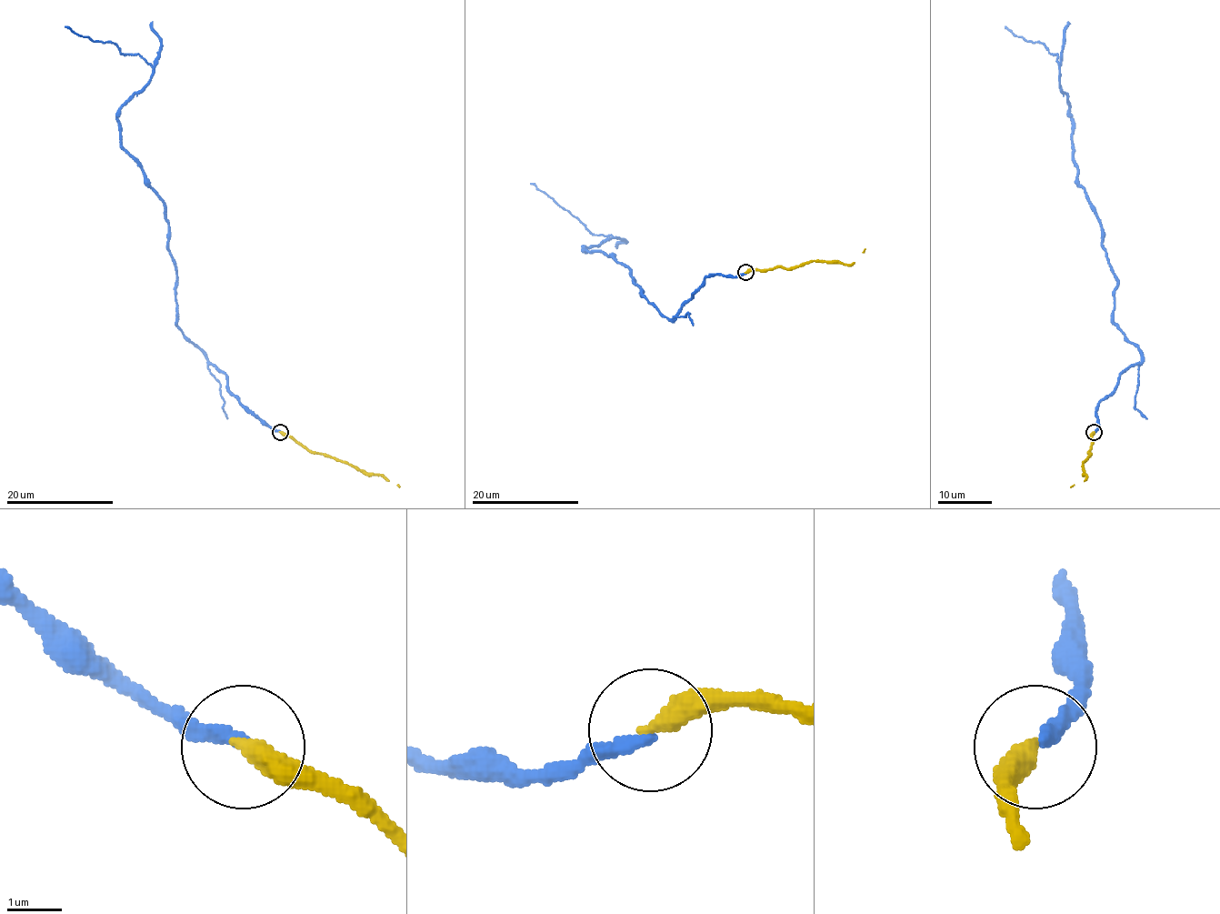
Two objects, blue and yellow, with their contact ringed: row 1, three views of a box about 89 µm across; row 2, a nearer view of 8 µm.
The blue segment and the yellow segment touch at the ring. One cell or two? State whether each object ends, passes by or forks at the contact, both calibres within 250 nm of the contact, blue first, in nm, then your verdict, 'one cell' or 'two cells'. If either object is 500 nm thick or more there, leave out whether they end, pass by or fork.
blue ends there; yellow ends there; 240 nm thick on the blue side, 400 nm on the other; one cell

